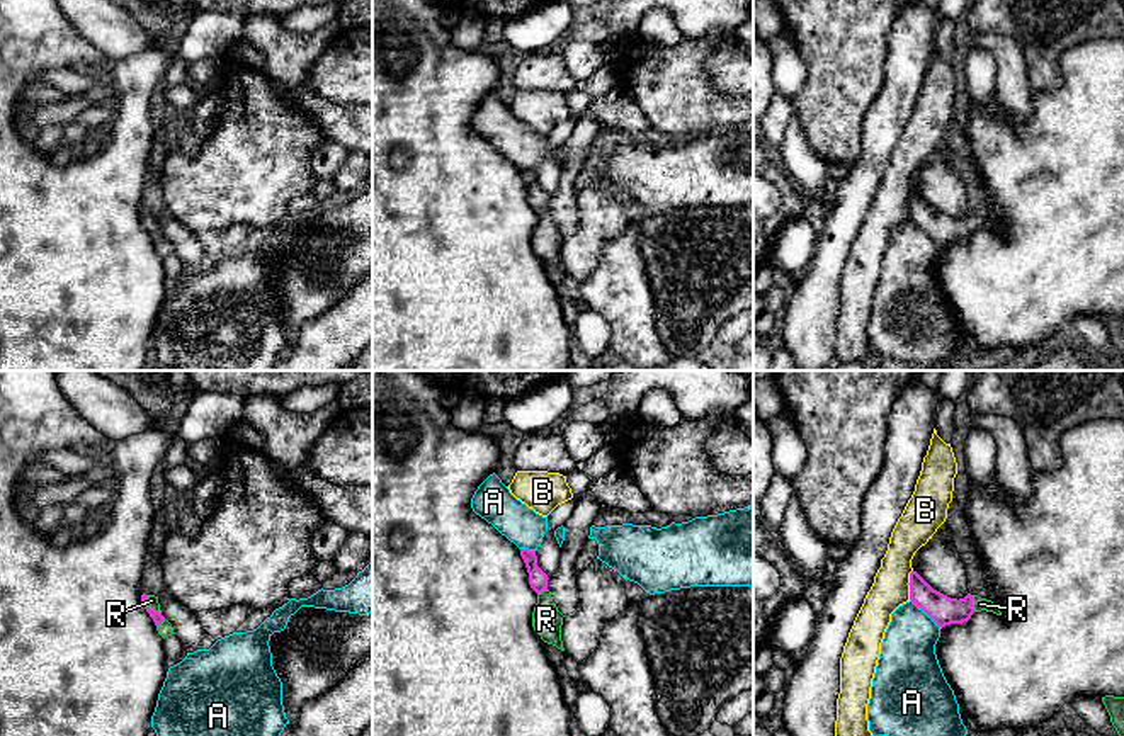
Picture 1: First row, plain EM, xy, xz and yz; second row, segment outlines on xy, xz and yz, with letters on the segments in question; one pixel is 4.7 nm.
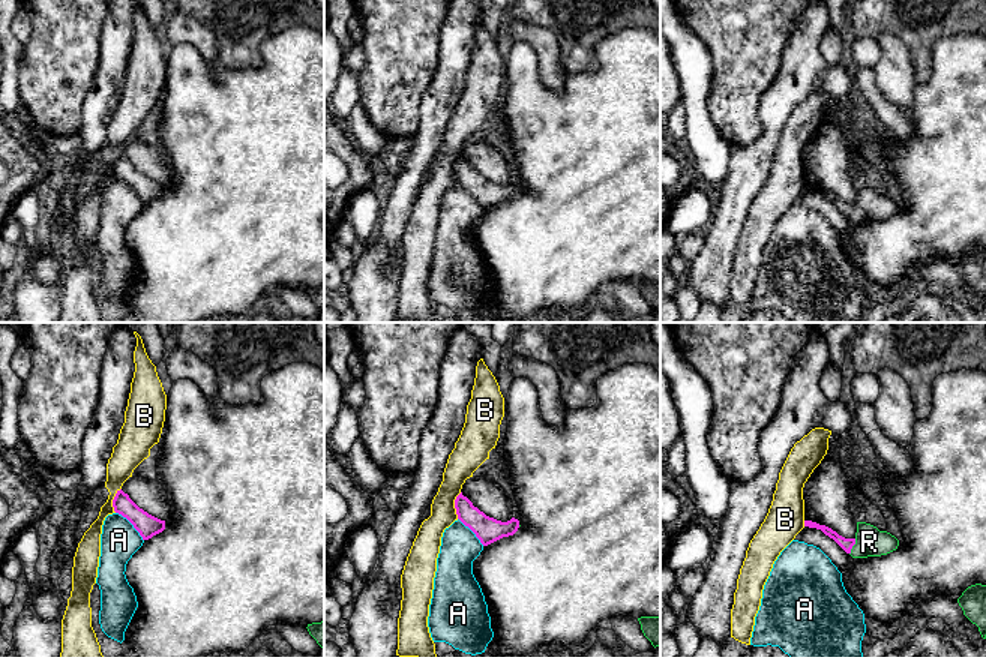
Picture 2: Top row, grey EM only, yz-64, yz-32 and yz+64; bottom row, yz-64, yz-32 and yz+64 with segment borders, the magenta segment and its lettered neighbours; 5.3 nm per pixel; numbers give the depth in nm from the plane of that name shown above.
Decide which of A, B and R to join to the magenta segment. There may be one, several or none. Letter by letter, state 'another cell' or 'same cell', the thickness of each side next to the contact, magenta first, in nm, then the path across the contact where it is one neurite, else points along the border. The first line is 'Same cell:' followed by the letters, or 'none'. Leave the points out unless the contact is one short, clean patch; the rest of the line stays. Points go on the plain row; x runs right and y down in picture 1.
Same cell: R
A: another cell; 140 nm thick on the magenta side, 260 nm on the other; border along yz (910, 218), (941, 247)
B: another cell; 140 nm thick on the magenta side, 170 nm on the other; border along yz (912, 189), (908, 218)
R: same cell; 50 nm thick on the magenta side, 60 nm on the other; runs through xy (157, 237), (152, 228), (152, 220)

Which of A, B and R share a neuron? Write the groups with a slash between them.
A / B / R

